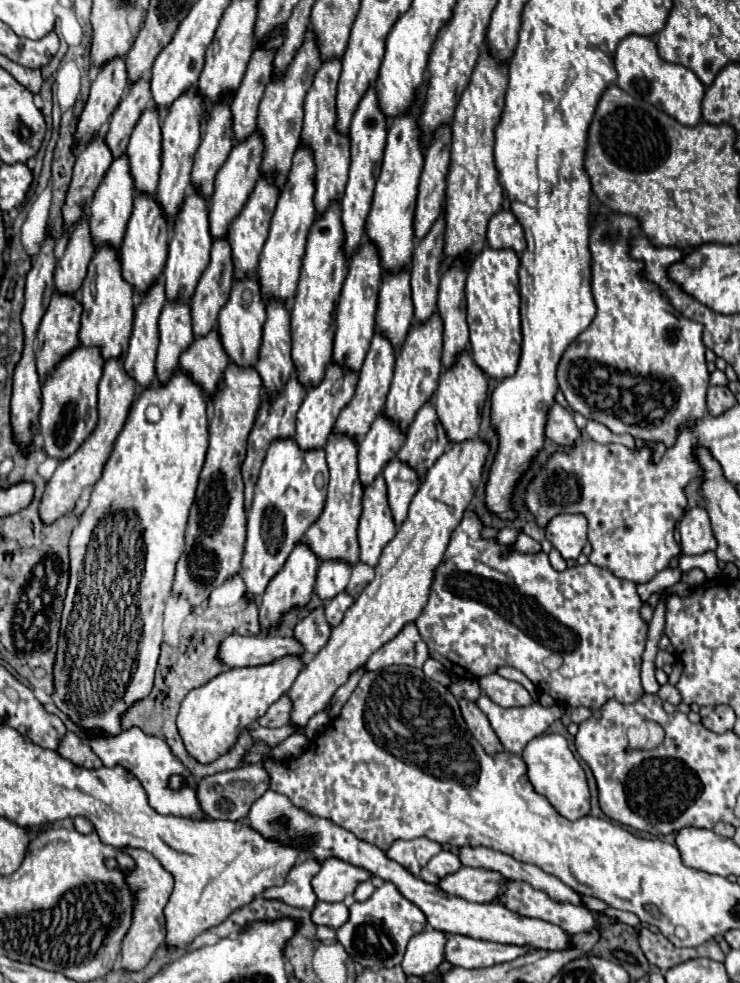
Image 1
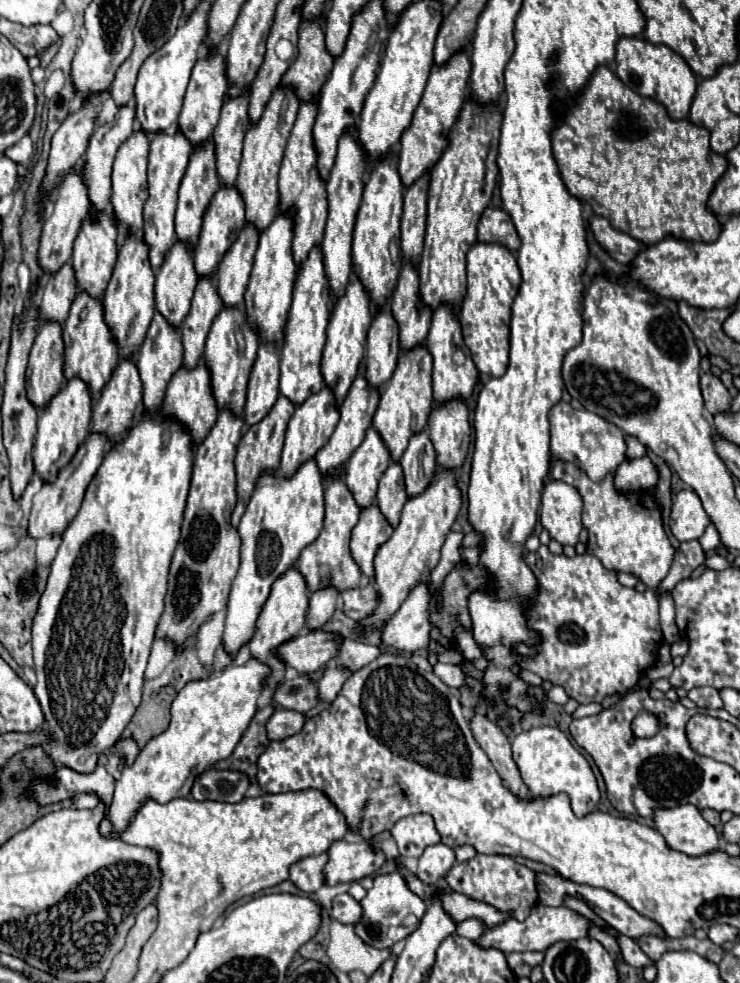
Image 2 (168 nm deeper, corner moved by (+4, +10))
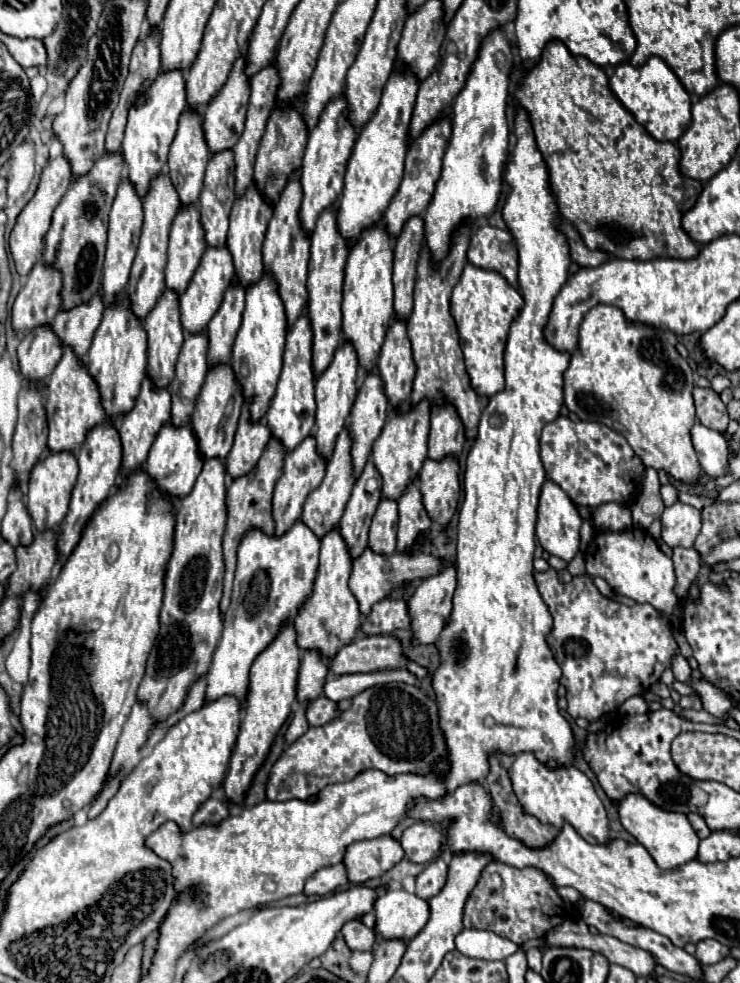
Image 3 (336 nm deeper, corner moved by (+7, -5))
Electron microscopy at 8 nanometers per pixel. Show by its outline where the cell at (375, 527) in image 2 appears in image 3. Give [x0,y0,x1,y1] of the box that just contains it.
[349,549,443,615]

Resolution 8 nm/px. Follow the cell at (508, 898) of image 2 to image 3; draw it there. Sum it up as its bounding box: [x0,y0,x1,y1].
[463,861,577,945]

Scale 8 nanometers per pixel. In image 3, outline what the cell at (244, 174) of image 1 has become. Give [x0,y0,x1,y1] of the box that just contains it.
[179,247,233,335]

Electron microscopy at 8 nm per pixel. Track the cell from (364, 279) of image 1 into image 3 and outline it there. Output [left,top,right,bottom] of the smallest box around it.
[315,343,357,463]

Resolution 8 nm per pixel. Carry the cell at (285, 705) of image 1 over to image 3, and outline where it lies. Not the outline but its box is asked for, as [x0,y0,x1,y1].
[307,695,341,727]

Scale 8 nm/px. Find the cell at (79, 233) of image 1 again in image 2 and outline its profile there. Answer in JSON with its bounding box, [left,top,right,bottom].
[40,262,78,322]

